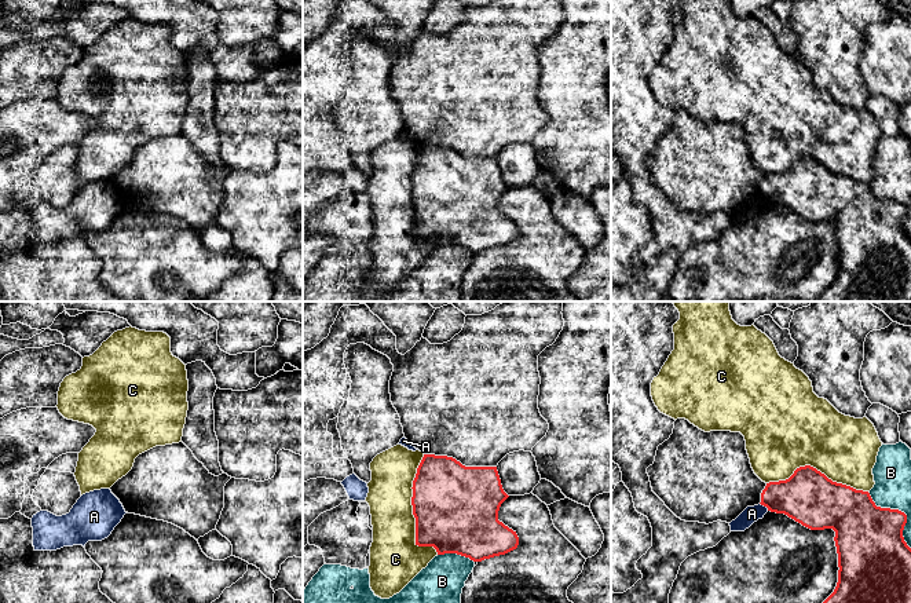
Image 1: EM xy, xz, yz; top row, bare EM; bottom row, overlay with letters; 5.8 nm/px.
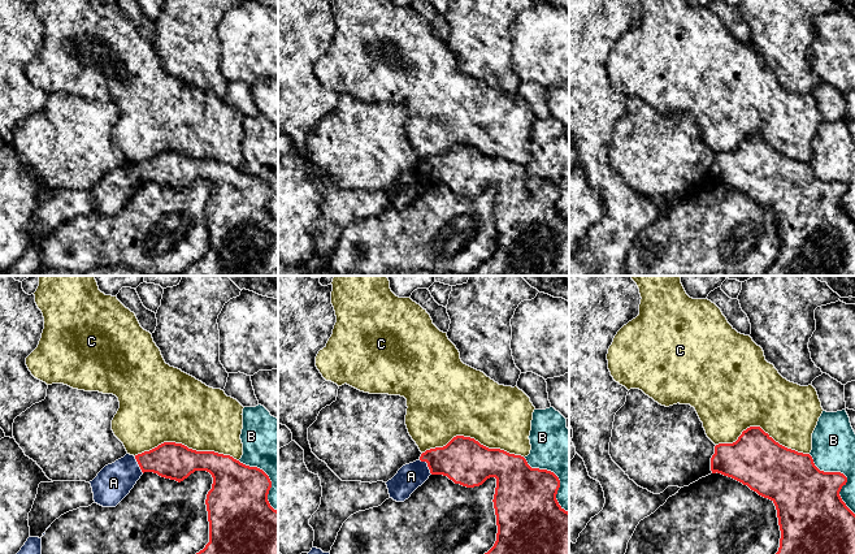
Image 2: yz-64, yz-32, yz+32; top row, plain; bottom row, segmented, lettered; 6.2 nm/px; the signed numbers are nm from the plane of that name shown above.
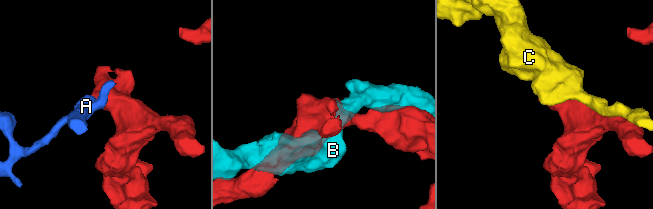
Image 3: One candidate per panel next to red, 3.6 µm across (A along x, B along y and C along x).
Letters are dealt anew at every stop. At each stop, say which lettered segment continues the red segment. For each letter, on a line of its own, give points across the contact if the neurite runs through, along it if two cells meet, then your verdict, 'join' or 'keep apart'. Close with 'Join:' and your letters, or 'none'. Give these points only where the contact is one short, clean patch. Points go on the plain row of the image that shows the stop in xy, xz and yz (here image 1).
A: border yz (760, 194), (768, 201); keep apart
B: keep apart
C: keep apart
Join: none

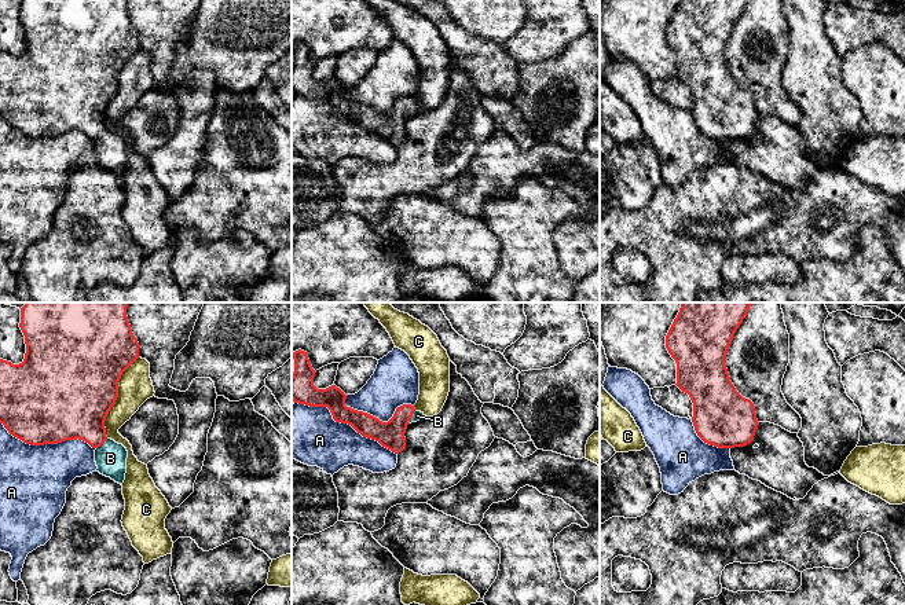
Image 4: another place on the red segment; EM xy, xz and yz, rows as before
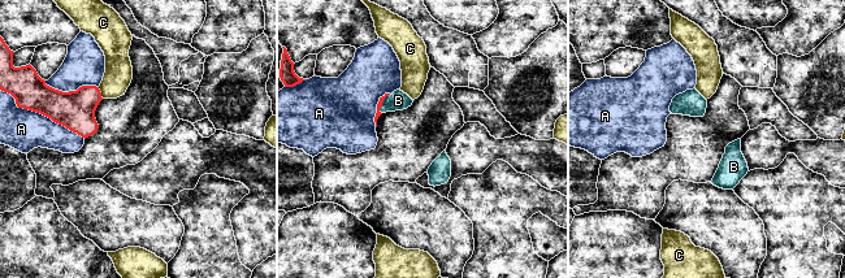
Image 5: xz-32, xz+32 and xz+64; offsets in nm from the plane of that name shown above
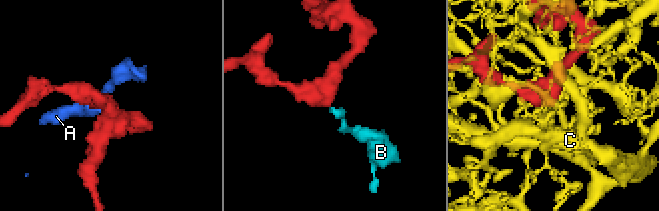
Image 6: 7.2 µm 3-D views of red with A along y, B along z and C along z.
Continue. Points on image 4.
A: keep apart
B: way xy (77, 101), (102, 135), (110, 150); join
C: keep apart
Join: B

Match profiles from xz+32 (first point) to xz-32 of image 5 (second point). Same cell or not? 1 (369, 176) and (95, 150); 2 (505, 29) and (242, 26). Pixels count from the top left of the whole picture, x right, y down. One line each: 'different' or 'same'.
1: same
2: same

